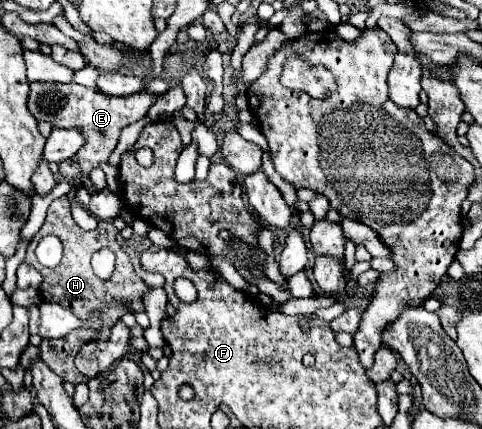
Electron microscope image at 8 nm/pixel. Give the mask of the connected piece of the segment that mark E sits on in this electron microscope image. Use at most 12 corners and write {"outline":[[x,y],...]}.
{"outline":[[31,83],[37,121],[79,127],[83,149],[59,163],[77,183],[109,159],[121,129],[161,95],[107,97],[77,83]]}

